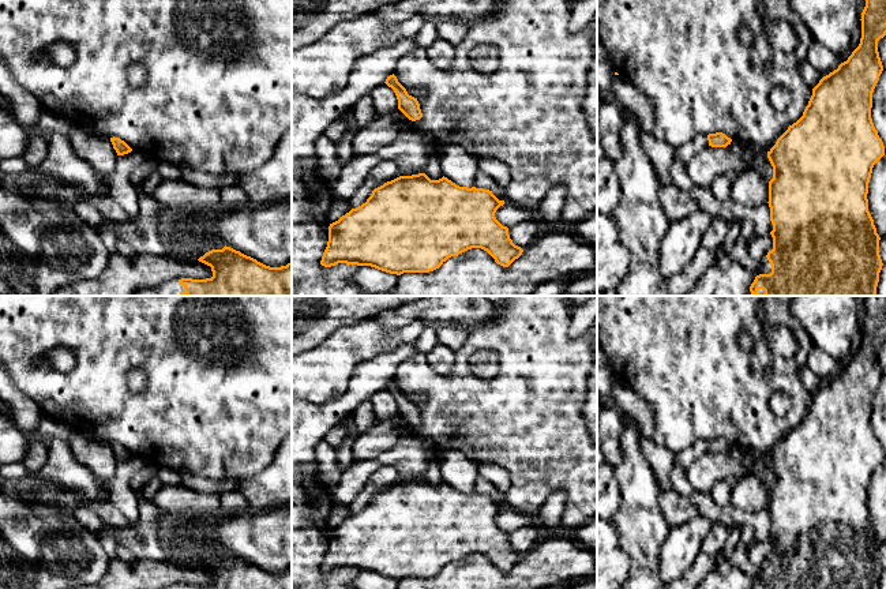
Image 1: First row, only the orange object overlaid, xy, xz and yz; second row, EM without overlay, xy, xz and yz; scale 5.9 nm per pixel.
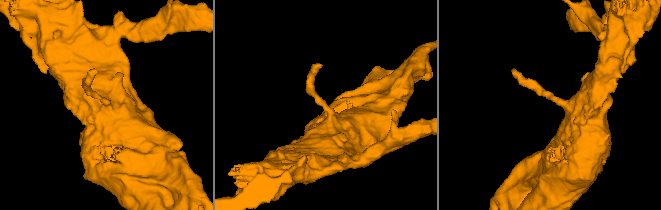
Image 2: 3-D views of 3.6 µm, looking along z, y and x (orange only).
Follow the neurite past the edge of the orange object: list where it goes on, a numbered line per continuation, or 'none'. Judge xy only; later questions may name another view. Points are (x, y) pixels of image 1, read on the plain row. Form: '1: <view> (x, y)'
none

